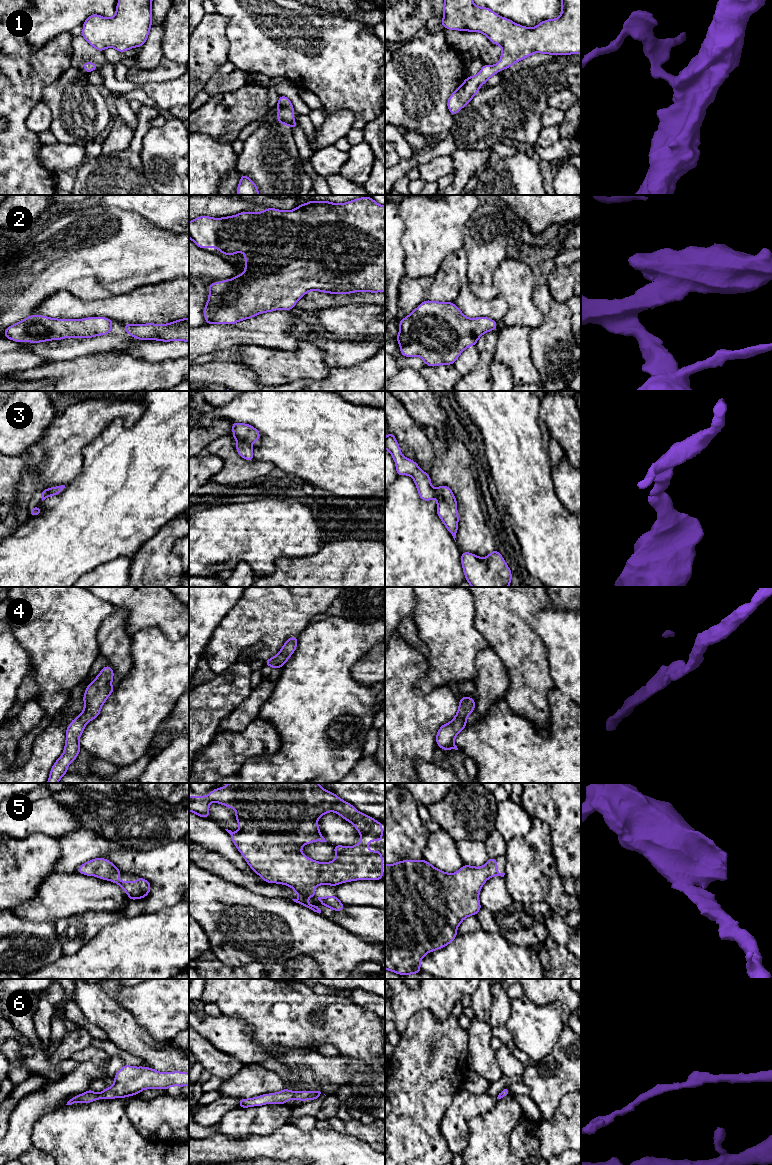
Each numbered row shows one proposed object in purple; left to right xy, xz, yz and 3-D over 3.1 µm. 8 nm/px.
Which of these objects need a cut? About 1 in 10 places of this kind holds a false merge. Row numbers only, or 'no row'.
no row

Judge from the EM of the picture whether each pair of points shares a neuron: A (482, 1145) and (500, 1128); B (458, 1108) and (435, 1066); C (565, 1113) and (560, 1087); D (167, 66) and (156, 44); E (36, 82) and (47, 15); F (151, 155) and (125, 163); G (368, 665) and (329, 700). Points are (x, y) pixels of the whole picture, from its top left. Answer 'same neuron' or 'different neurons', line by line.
A: same neuron
B: different neurons
C: different neurons
D: different neurons
E: different neurons
F: different neurons
G: different neurons

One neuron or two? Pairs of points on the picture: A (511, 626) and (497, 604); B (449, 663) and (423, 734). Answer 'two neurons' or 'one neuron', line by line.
A: one neuron
B: two neurons

